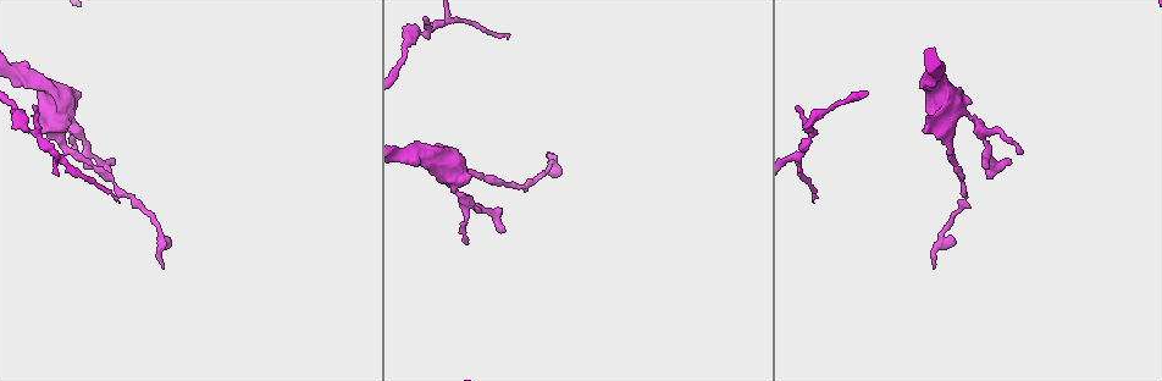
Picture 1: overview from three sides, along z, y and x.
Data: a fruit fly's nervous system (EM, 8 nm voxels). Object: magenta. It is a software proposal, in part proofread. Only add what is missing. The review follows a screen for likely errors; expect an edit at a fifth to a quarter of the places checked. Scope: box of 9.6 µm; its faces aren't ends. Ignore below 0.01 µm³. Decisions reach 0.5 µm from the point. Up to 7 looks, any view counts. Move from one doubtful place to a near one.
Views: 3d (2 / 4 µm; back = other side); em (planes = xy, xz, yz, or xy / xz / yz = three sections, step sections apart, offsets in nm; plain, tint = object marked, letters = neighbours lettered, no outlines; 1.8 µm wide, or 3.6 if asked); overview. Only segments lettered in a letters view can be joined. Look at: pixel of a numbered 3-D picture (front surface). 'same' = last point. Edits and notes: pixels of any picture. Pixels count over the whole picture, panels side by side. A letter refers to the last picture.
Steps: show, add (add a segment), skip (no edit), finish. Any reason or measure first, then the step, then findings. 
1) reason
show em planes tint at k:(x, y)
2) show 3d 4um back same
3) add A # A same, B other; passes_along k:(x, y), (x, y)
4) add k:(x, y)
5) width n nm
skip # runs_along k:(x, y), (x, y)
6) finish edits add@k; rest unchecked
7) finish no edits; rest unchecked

thin end
show 3d 2um at 1:(1010, 164)

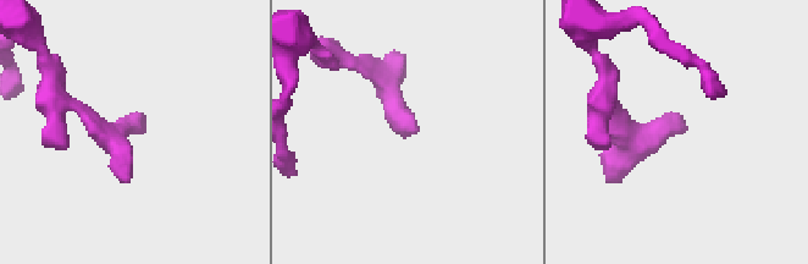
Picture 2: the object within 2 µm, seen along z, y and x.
now the EM
show em planes letters at 2:(407, 134)

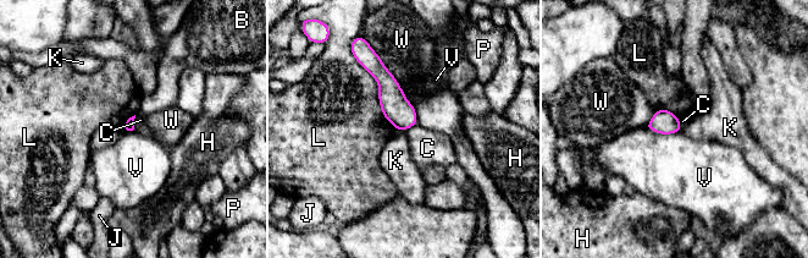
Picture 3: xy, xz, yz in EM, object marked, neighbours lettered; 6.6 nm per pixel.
skip # B other, C other, H other, J other, K other, L other, P other, V other, W other; border 3:(134, 115), (137, 131); none of them fits

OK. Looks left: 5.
end of a long branch
show 3d 4um at 1:(161, 266)

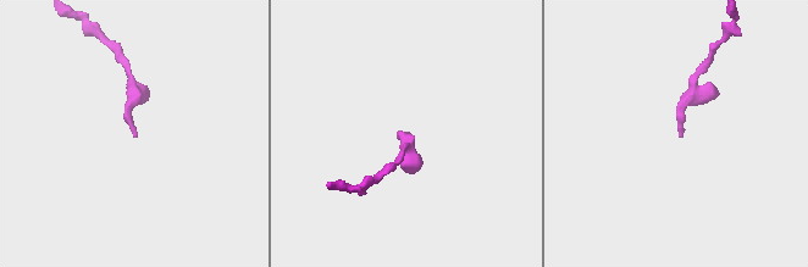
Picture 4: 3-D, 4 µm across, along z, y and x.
show em 3.6um planes letters at 4:(683, 136)

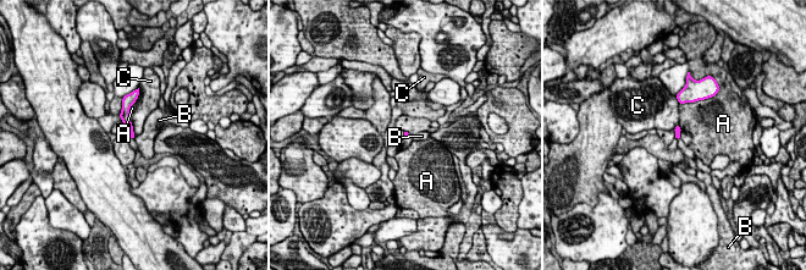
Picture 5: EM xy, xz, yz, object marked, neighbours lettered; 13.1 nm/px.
skip # A other, B other, C other; runs_along 5:(130, 100), (130, 127); none of them fits

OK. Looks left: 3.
thin end
show 3d 2um at 1:(815, 197)

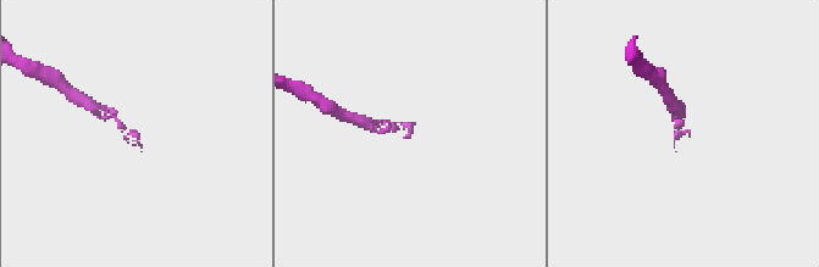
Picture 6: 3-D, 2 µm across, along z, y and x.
now the EM
show em planes letters at 6:(414, 123)

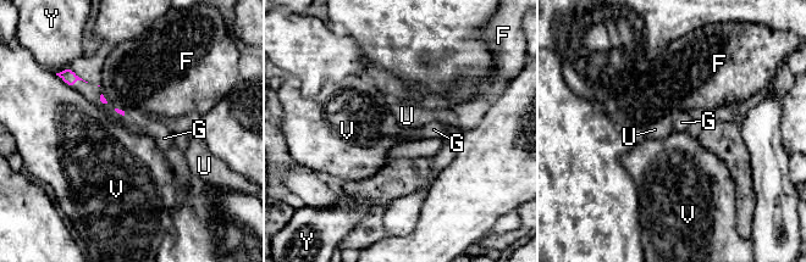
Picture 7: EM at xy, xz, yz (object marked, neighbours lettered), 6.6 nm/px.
add 7:(90, 92) # F other, G same, U other, V other, Y other; passes_along 7:(67, 74), (78, 79), (90, 92); the neuron continues

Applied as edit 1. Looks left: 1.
finish edits add@7; rest unchecked

